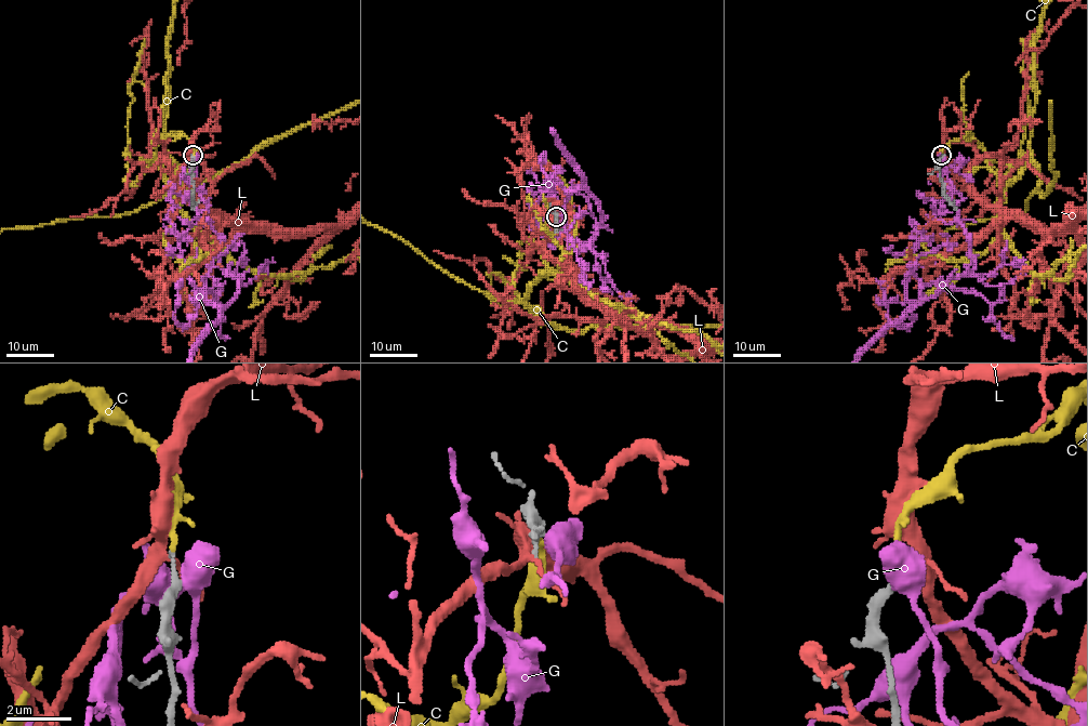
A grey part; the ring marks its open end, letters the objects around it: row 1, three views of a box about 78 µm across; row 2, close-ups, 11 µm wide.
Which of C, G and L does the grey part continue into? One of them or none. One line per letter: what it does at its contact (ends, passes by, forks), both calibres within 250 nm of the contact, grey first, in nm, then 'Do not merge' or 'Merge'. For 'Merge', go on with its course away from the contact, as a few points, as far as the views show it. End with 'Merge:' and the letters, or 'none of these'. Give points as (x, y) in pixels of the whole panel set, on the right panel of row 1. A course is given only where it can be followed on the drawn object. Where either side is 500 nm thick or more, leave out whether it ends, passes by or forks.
C: It passes by. Thickness 160 nm (grey) against 120 nm. Merge. Its course: (942, 155), (969, 132), (996, 161), (1032, 162), (1038, 186), (1022, 212), (949, 228), (897, 267)
G: It passes by. Thickness 240 nm (grey) against 460 nm. Do not merge
L: It forks there. Thickness 110 nm (grey) against 280 nm. Do not merge
Merge: C

